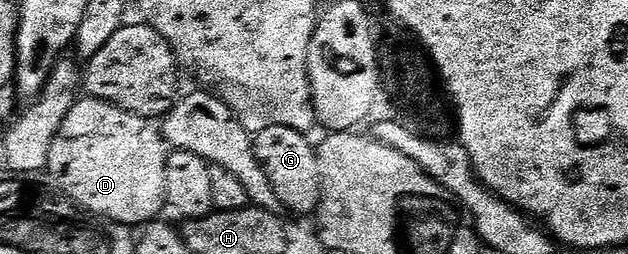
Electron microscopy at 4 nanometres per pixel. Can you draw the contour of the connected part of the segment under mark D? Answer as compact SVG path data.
M83 97L75 102L71 109L69 109L68 116L65 117L64 124L61 125L60 131L56 135L56 139L49 149L49 159L46 170L49 172L50 178L53 180L54 186L62 191L64 196L72 204L78 205L82 210L101 219L110 219L113 223L124 223L125 226L135 229L138 228L138 223L142 225L150 225L160 218L159 215L168 206L167 190L165 189L165 175L167 169L167 156L169 154L168 144L165 142L160 128L156 126L150 119L142 119L133 113L129 113L125 109L115 107L111 103L106 103L100 99L92 99L90 97Z

